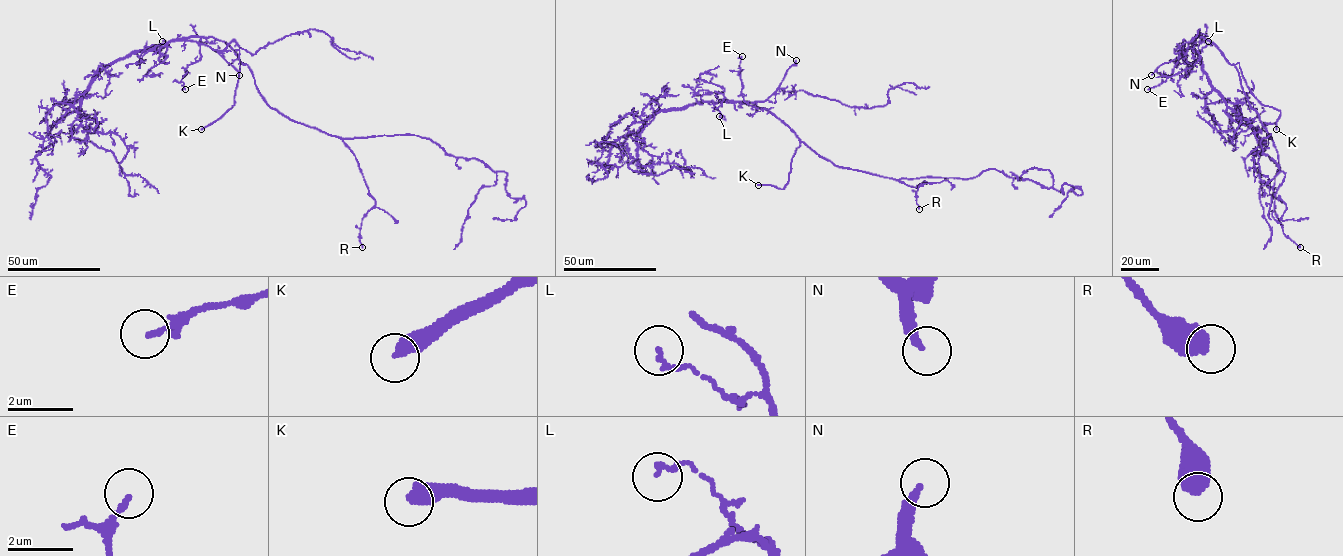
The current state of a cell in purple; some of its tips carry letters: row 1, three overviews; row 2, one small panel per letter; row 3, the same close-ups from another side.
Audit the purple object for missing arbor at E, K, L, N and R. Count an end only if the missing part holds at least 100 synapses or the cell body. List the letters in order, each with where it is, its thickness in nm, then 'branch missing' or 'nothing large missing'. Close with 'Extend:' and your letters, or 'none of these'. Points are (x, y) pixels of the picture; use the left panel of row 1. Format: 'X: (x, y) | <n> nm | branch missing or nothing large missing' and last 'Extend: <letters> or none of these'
E: (185, 89) | 150 nm | nothing large missing
K: (201, 129) | 480 nm | branch missing
L: (162, 41) | 140 nm | nothing large missing
N: (239, 75) | 240 nm | branch missing
R: (362, 247) | 600 nm | nothing large missing
Extend: K, N

